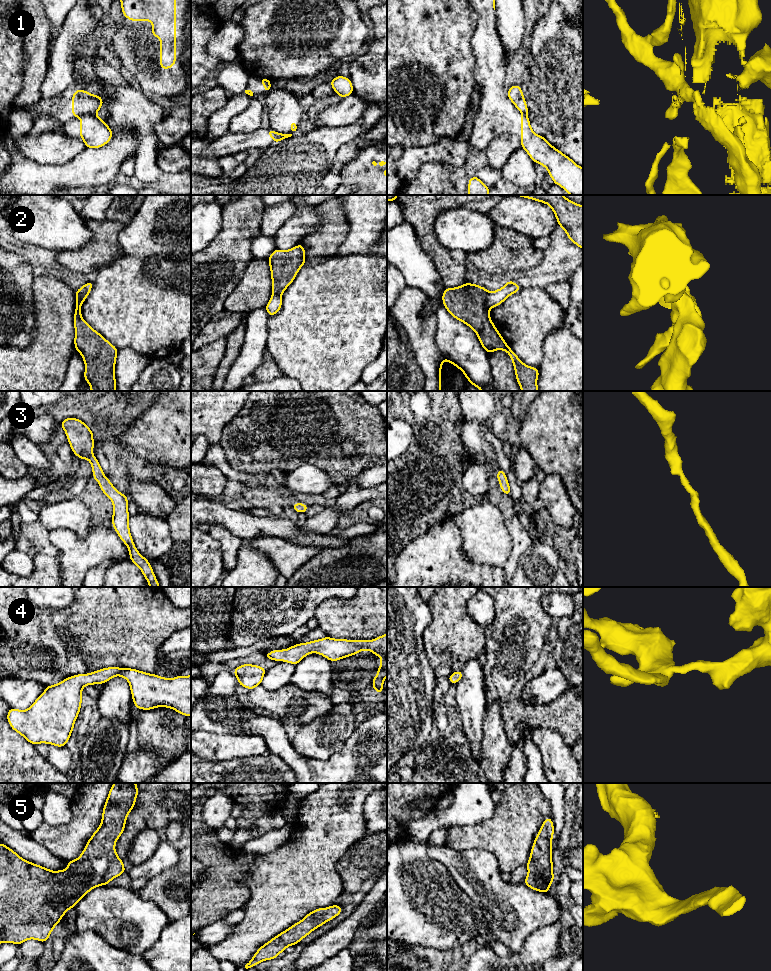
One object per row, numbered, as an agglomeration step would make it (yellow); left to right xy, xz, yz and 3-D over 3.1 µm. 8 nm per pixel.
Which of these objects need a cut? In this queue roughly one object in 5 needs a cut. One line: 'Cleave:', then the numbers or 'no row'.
Cleave: 1, 2

